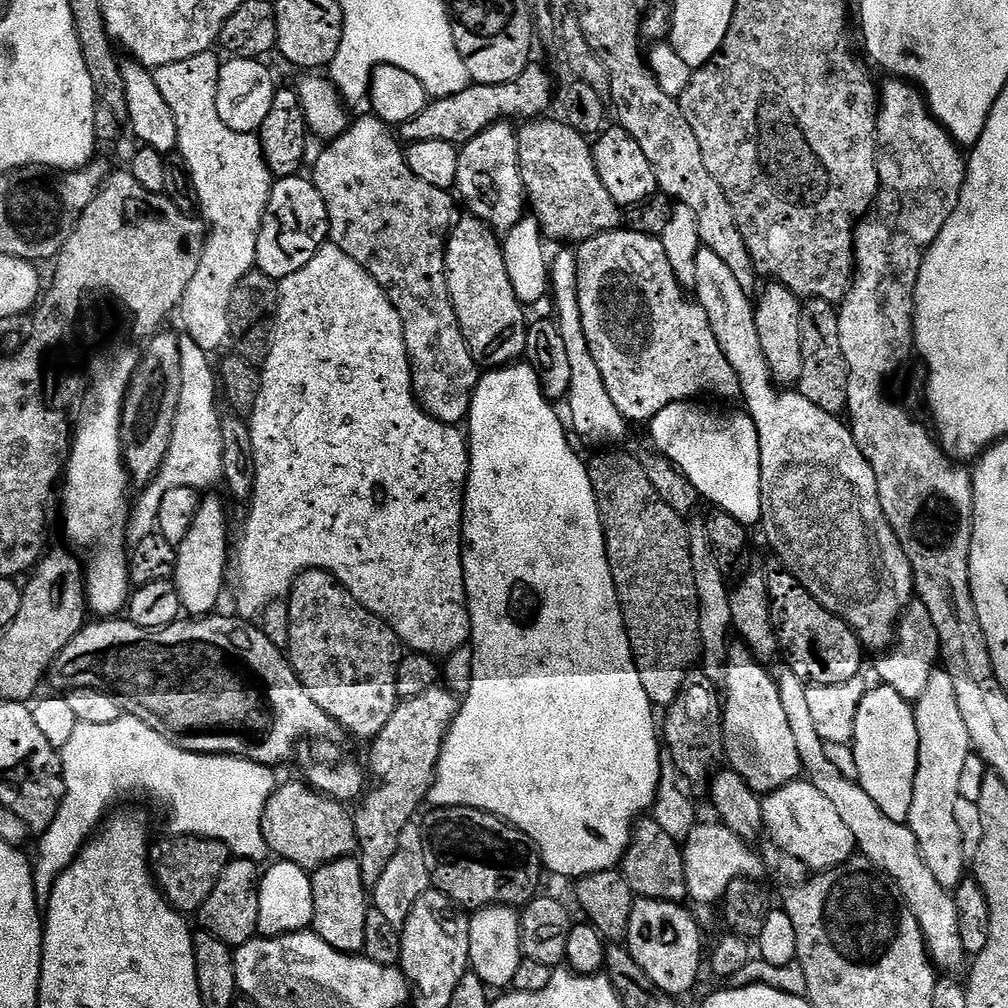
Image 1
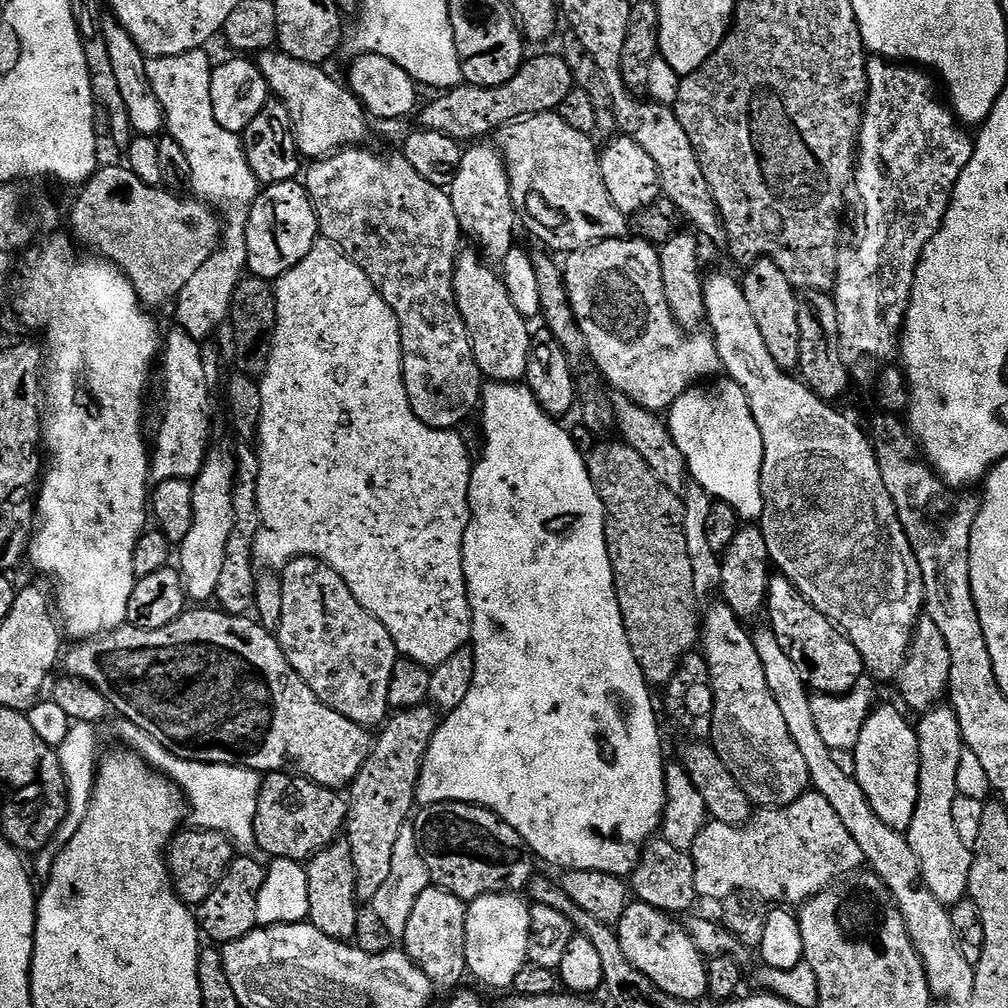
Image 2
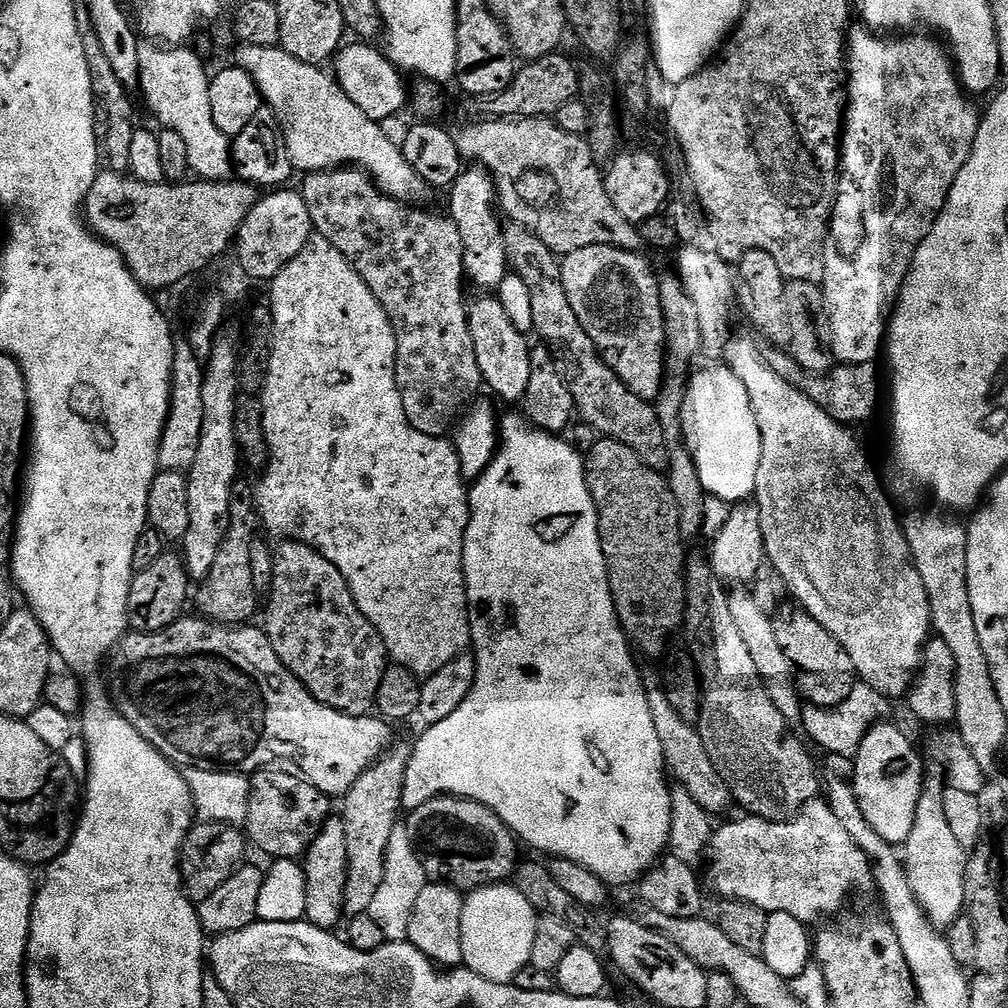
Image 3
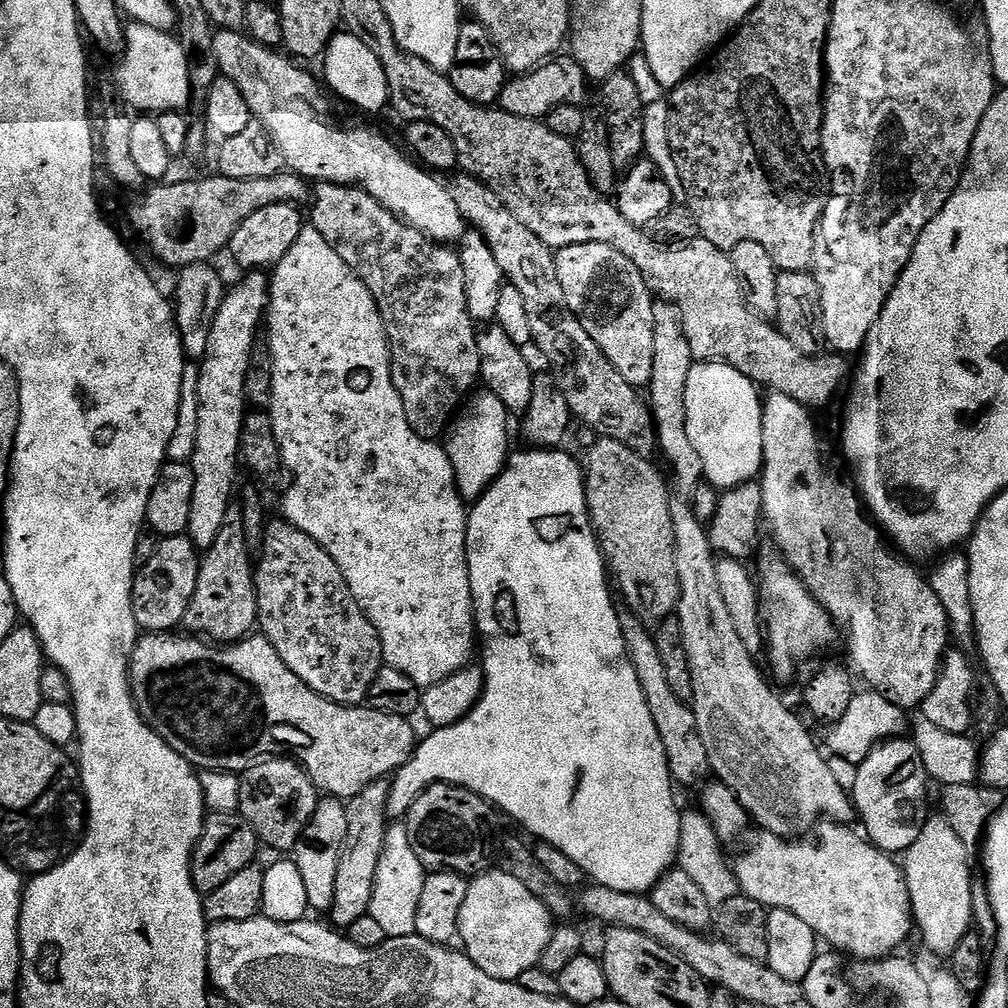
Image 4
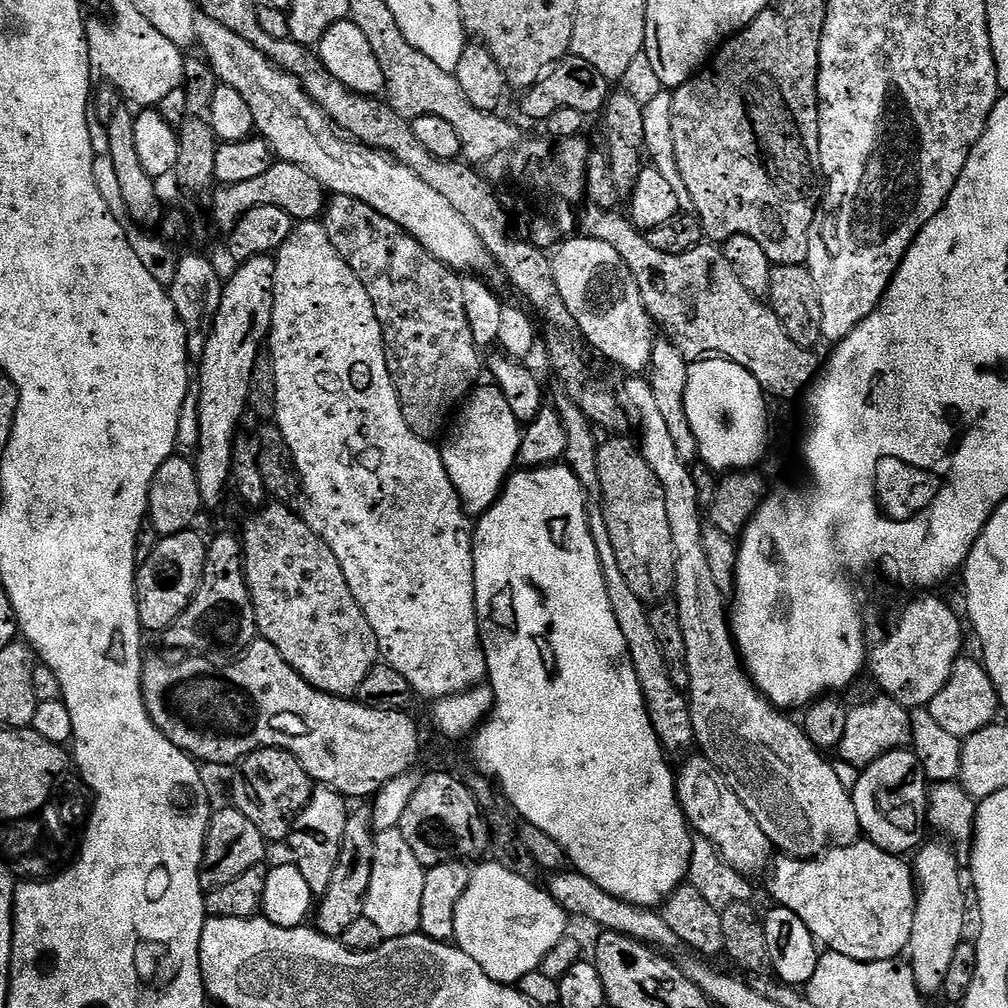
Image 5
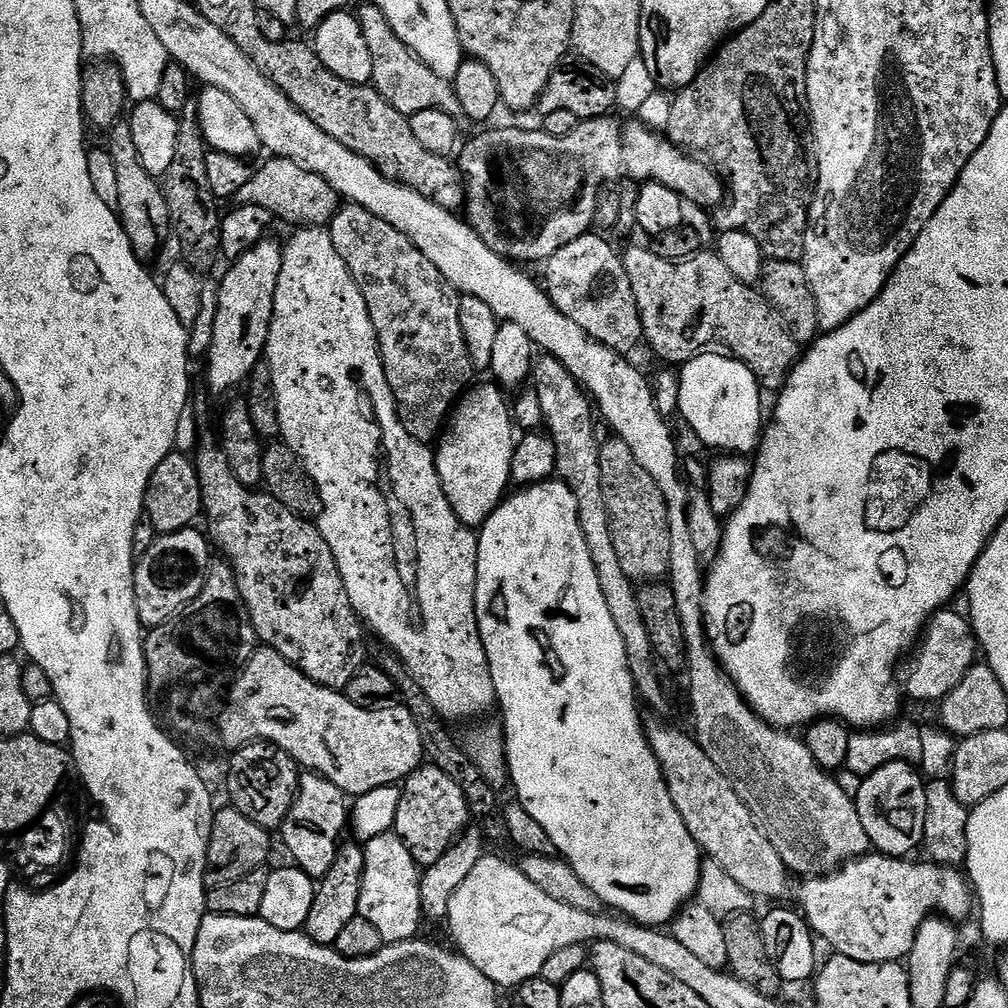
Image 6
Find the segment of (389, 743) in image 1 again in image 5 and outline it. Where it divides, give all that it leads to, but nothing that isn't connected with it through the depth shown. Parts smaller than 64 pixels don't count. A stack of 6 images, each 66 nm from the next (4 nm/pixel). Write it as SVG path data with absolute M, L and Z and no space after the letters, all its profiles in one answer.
M367 807L349 811L346 822L346 834L342 834L342 846L338 854L338 866L334 866L334 874L330 878L330 886L326 889L326 894L319 897L314 908L314 927L323 936L333 938L343 938L346 929L350 927L350 922L358 922L358 918L364 915L364 903L366 902L366 890L370 890L370 870L374 870L374 842L376 832L372 826L372 814Z

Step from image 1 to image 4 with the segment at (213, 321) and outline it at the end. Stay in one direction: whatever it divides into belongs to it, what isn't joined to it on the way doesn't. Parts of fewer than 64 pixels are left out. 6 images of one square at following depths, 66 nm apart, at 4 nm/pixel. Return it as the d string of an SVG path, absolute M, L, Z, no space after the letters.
M129 23L124 30L124 54L119 57L114 87L121 100L136 114L179 112L194 100L190 66L184 47L172 32Z

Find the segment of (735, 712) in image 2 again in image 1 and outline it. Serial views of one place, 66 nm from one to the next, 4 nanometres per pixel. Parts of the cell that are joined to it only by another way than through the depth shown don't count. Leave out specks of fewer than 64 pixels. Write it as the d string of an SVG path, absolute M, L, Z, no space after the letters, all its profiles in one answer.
M736 642L728 649L728 665L724 667L722 681L722 711L724 713L724 754L727 767L737 772L758 794L767 794L787 784L801 779L802 769L798 758L798 745L794 743L794 733L790 730L790 721L782 707L782 698L778 694L775 675L764 670L765 665L757 660L743 643Z

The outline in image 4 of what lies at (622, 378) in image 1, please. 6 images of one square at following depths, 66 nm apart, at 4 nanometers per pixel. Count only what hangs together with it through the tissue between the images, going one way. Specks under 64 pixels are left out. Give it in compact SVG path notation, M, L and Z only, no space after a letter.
M575 244L559 249L555 253L556 265L558 266L558 282L562 286L562 294L566 294L566 306L582 322L586 334L598 342L598 350L610 358L614 370L626 378L632 387L637 390L647 389L654 374L654 306L657 301L654 299L652 291L646 286L646 278L618 250L614 250L607 244Z

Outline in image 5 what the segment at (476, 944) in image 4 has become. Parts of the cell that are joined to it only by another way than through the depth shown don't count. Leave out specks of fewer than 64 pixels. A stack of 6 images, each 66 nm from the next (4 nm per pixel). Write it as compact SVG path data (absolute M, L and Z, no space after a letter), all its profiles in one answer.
M487 862L481 868L472 868L470 886L466 886L466 894L458 902L458 910L454 914L454 930L456 935L454 943L457 948L461 948L486 974L490 974L492 980L497 980L500 984L519 985L520 980L526 974L537 971L540 964L558 946L558 942L569 935L570 917L554 902L554 898L543 887L540 888L527 876L519 876L506 866L495 862Z

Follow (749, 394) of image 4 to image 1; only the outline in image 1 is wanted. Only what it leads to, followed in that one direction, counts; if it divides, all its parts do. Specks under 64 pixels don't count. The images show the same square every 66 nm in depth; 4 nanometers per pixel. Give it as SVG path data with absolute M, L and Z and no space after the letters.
M685 402L671 404L661 410L650 421L655 451L676 464L686 474L694 490L705 501L714 504L719 511L732 515L742 525L760 524L762 514L762 490L760 489L760 435L747 411L711 412L708 408L699 408L699 403Z

